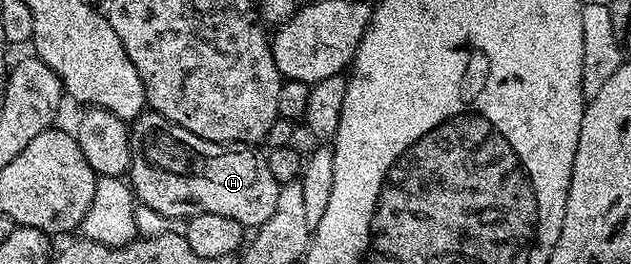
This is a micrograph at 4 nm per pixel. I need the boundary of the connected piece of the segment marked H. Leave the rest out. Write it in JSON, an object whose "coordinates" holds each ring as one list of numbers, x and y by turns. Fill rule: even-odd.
{"coordinates":[[144,112,130,123,129,133,131,135,131,169,129,171,129,185,134,193,134,197,138,199,142,205,148,206,155,212,159,212,161,216,171,218,188,219,205,212,213,212,217,216,230,216,232,220,237,220,245,228,257,228,261,224,265,224,265,220,269,220,269,216,273,216,273,210,277,208,277,196,279,195,279,187,281,183,273,180,273,172,269,172,269,164,266,157,262,153,258,154,258,149,252,148,247,144,228,144,225,142,210,142,209,140,201,140,201,136,193,136,193,132,189,132,185,128,181,128,177,124,173,124,169,120,165,120,165,116,154,112]]}

